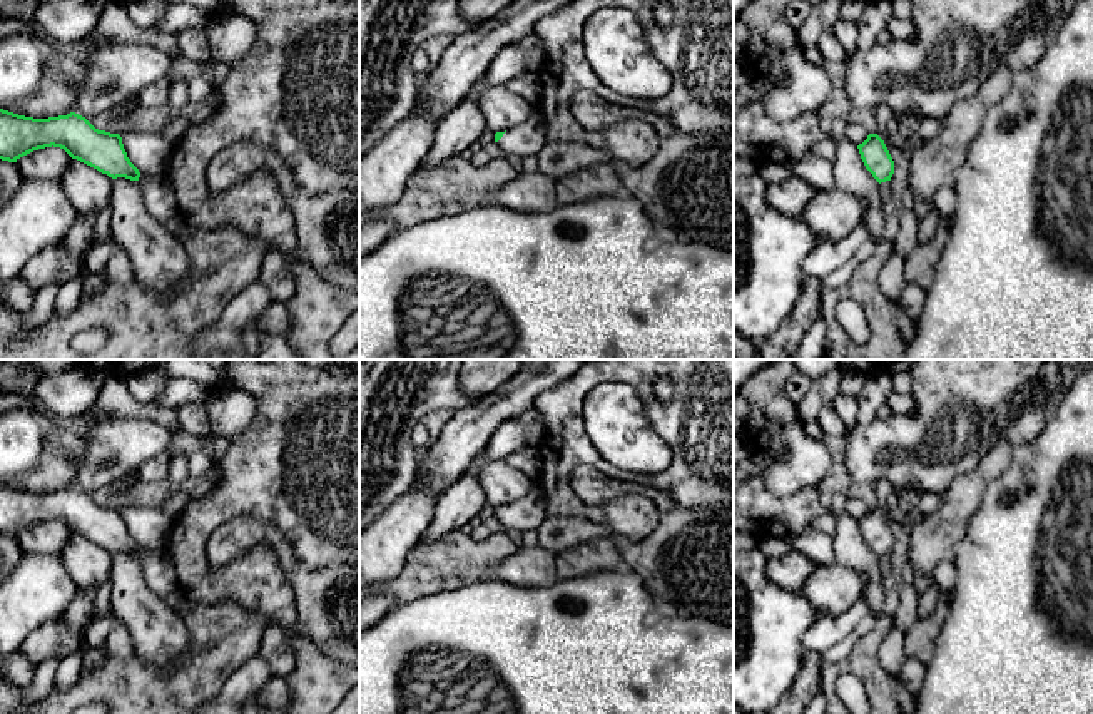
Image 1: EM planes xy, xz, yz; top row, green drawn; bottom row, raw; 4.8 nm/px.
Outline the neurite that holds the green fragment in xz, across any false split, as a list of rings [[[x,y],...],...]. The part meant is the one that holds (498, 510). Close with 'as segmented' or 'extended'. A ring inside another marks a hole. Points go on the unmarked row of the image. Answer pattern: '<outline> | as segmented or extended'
[[[536,483],[525,497],[506,507],[496,507],[495,517],[510,528],[518,527],[521,532],[536,530],[546,518],[545,503],[540,498]]] | extended

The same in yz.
[[[869,508],[867,513],[857,520],[861,533],[872,552],[881,558],[891,555],[894,548],[894,535],[877,508]]] | as segmented

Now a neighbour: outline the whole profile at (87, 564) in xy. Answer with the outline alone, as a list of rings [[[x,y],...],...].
[[[72,533],[60,560],[79,589],[99,589],[112,579],[112,552],[77,533]]]

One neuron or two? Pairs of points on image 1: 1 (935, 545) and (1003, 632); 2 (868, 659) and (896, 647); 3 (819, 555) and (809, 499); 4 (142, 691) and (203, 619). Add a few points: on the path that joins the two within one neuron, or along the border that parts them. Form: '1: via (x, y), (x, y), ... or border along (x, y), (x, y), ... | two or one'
1: border along (966, 524), (966, 530), (951, 560) | two
2: border along (893, 624), (878, 651), (878, 662), (896, 678) | two
3: border along (813, 524), (791, 539) | two
4: via (164, 688), (199, 652), (203, 641) | one

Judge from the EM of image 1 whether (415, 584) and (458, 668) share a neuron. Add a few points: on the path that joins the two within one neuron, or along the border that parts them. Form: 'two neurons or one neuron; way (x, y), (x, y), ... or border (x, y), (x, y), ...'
two neurons; border (460, 586), (420, 596), (396, 606)

